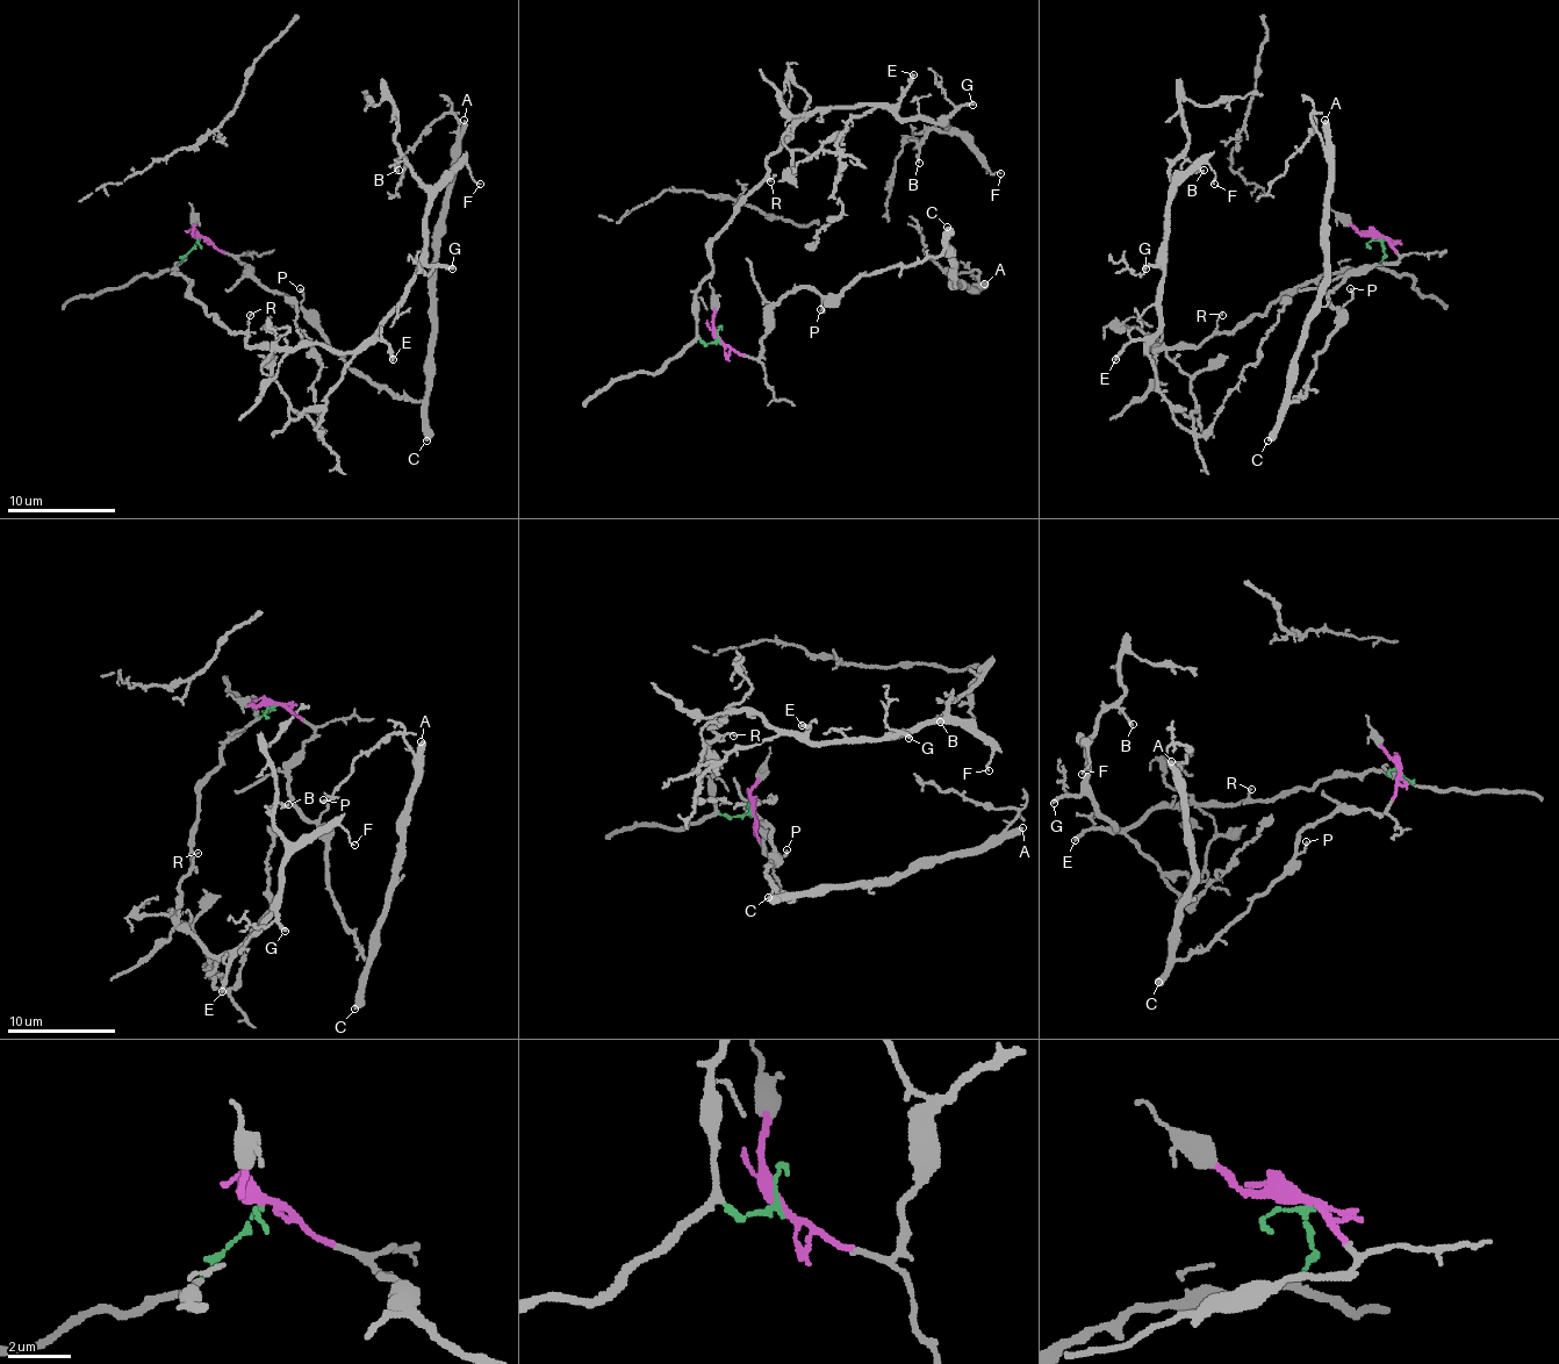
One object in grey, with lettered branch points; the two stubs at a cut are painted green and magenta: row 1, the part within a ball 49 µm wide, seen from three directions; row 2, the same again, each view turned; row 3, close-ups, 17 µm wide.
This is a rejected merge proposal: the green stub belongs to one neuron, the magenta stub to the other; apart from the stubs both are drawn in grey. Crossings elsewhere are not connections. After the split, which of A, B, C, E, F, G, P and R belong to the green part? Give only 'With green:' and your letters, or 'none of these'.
With green: B, E, F, G, R

